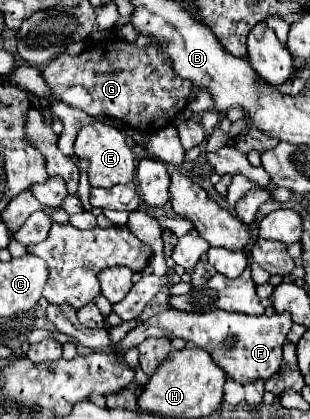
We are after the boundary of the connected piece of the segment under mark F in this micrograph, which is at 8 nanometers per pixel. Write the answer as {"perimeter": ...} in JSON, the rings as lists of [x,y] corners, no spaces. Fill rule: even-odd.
{"perimeter":[[[165,309],[157,313],[155,317],[147,319],[145,323],[131,329],[119,347],[123,351],[137,347],[147,337],[181,337],[187,343],[193,343],[201,349],[205,349],[213,361],[227,373],[229,379],[245,385],[249,381],[263,379],[267,381],[277,373],[281,365],[281,347],[285,343],[285,337],[291,329],[293,321],[287,313],[283,315],[239,315],[239,313],[227,313],[227,311],[211,311],[211,313],[183,313]]]}

